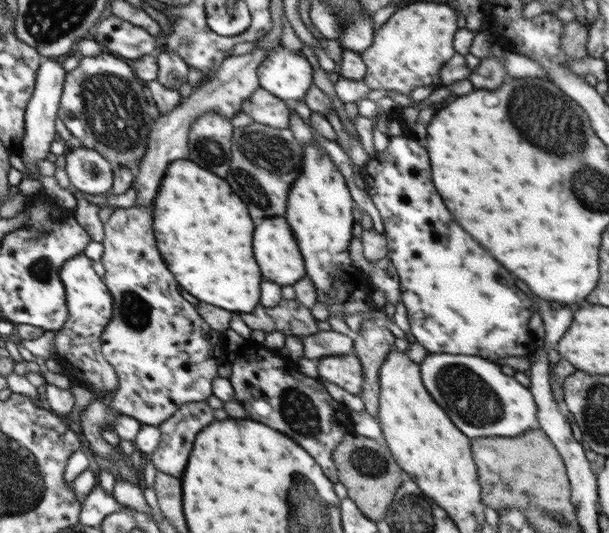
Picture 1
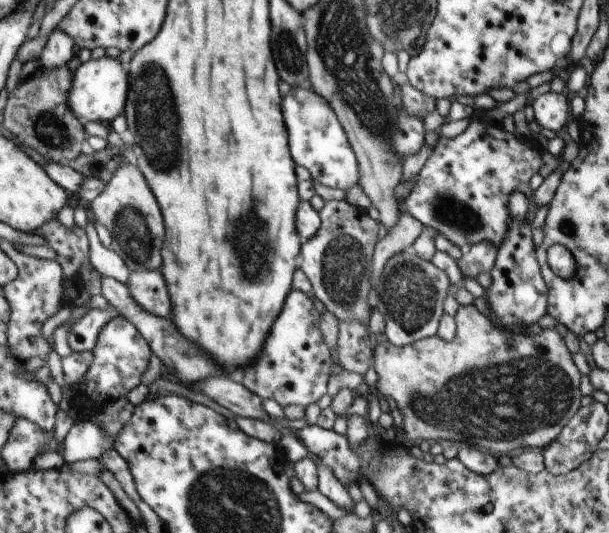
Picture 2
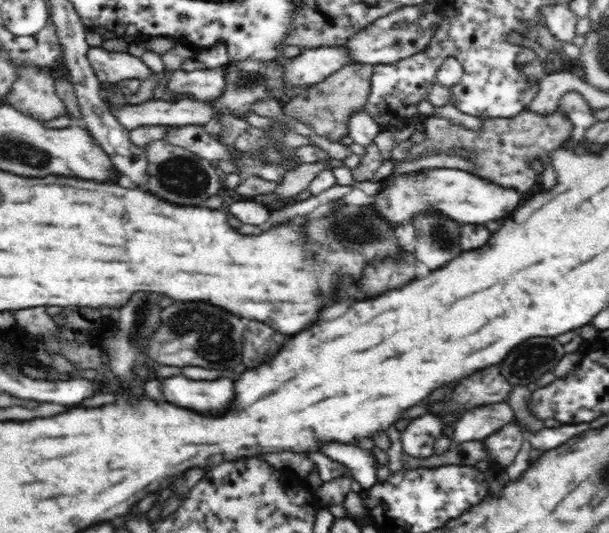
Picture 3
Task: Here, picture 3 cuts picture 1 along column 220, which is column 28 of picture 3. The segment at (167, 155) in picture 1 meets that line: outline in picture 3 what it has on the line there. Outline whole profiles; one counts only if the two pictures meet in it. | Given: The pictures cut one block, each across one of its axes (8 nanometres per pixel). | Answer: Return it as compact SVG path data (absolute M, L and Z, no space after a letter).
M34 65L19 68L18 78L5 95L5 100L20 112L43 123L68 113L56 92L53 79Z

